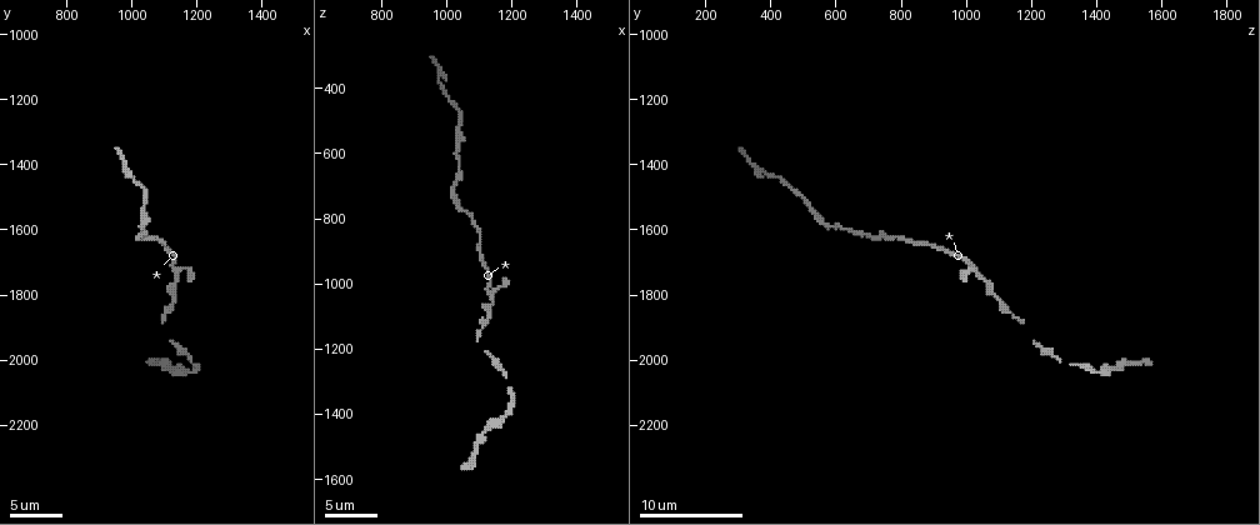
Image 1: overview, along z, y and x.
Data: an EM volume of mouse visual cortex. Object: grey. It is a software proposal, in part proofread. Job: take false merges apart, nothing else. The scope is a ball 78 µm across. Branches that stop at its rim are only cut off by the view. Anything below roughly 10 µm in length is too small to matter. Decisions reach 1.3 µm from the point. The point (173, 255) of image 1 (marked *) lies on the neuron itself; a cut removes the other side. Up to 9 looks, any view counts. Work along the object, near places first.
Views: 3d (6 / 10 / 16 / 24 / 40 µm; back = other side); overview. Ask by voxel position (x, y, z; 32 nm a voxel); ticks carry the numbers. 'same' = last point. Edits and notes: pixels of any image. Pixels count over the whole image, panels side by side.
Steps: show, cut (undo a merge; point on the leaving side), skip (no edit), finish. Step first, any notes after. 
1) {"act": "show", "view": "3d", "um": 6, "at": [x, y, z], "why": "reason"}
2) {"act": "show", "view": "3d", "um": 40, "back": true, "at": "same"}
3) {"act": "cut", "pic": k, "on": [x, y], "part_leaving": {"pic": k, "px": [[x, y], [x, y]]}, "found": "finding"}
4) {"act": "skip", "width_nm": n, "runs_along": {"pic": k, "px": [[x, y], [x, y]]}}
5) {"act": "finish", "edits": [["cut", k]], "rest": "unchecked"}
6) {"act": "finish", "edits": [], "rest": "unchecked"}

{"act": "show", "view": "3d", "um": 6, "at": [1170, 2040, 1410], "why": "sudden change in width"}

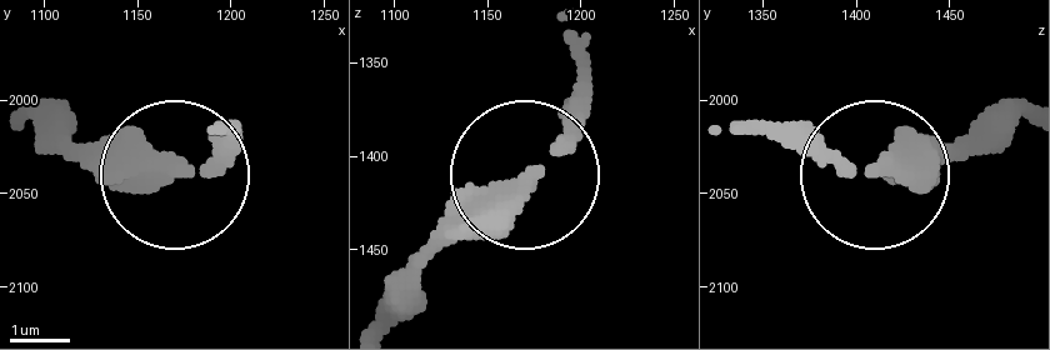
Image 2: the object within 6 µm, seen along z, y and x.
{"act": "skip", "found": "all the same neuron"}

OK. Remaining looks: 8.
{"act": "show", "view": "3d", "um": 16, "at": [1180, 1990, 1270], "why": "sudden change in width"}

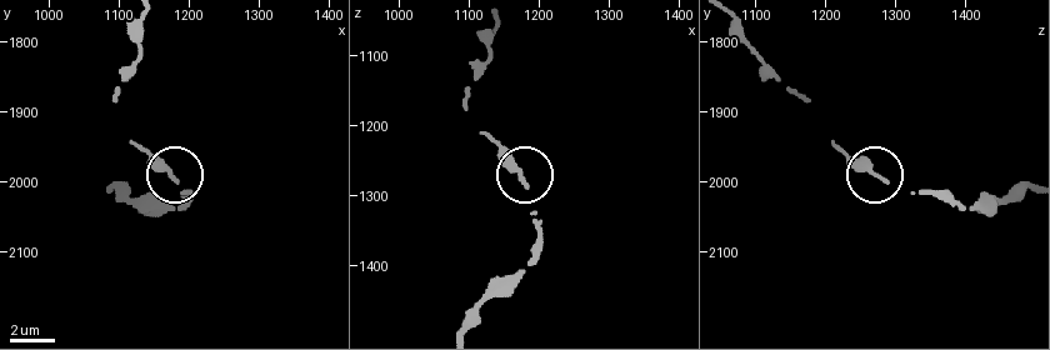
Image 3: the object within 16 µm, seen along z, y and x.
{"act": "skip", "found": "one neuron here"}

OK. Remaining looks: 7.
{"act": "show", "view": "3d", "um": 10, "at": [1100, 1870, 1150]}

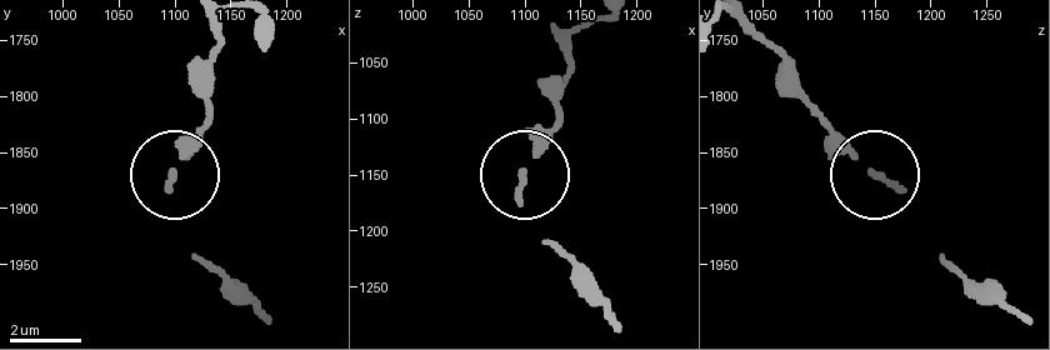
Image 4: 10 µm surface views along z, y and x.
{"act": "skip", "found": "continuous, no second neuron"}

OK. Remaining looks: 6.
{"act": "show", "view": "3d", "um": 10, "at": [1030, 1610, 690]}

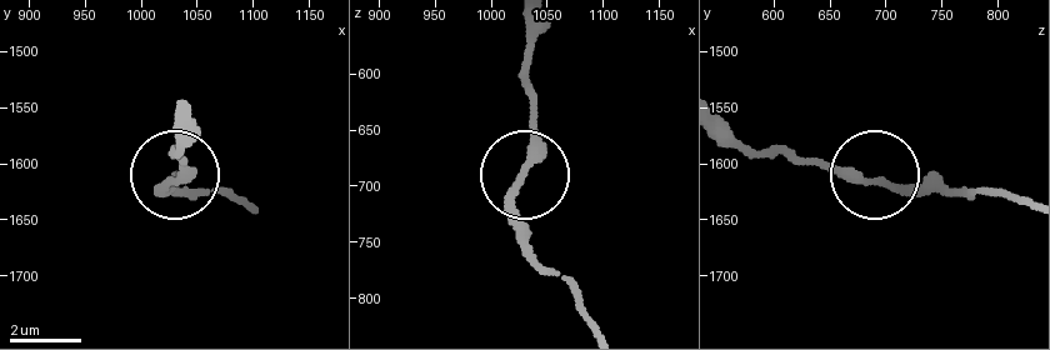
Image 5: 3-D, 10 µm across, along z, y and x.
{"act": "skip", "runs_along": {"pic": 5, "px": [[593, 325], [530, 244], [515, 199], [534, 136], [534, 95]]}, "found": "one neuron here"}

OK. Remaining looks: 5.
{"act": "finish", "edits": [], "rest": "unchecked"}

